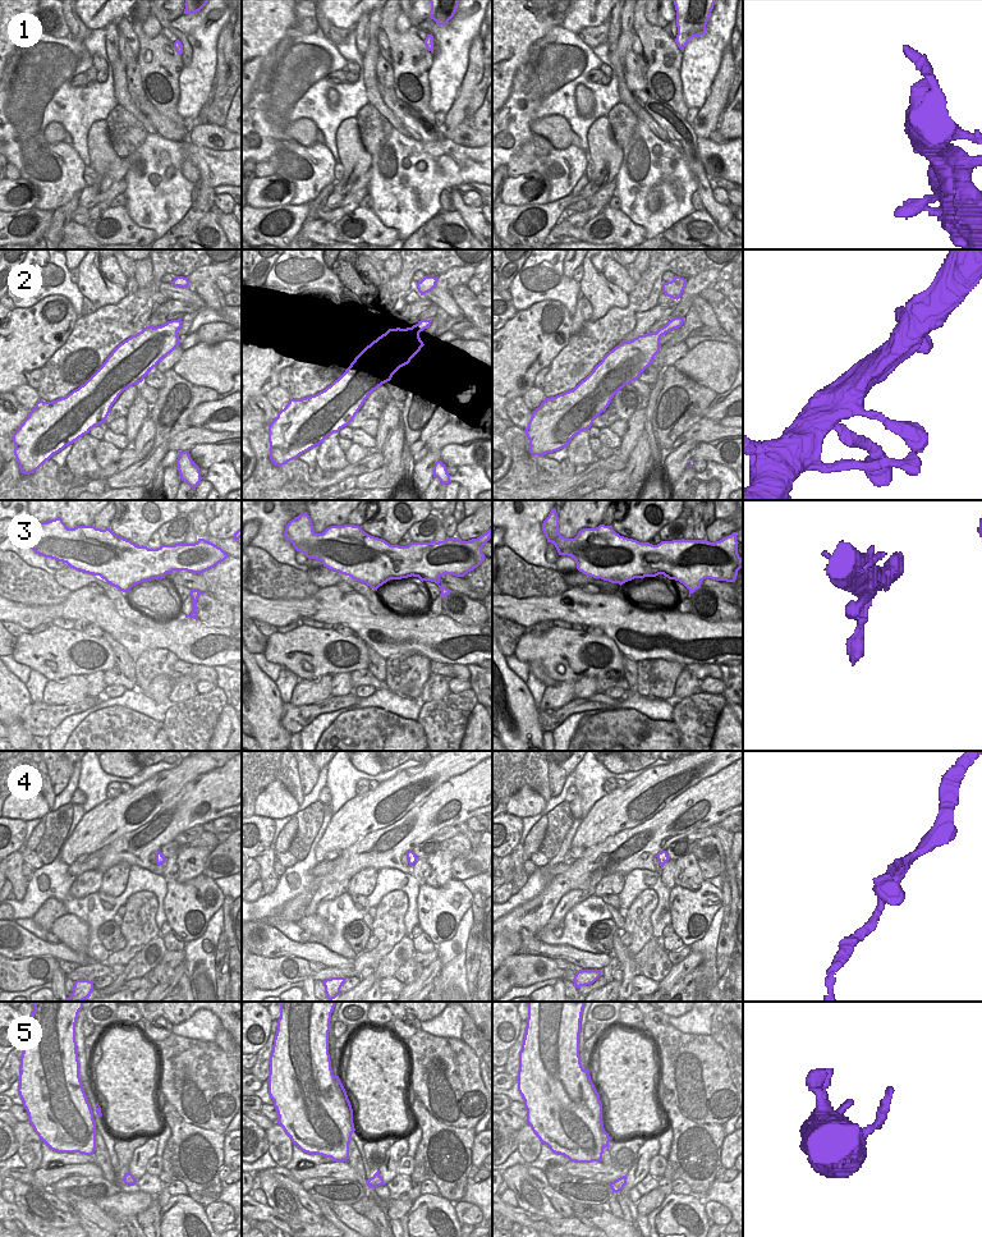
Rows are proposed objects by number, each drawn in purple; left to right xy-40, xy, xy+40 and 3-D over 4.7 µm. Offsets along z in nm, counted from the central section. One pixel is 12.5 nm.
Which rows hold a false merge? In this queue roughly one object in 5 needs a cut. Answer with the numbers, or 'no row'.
no row

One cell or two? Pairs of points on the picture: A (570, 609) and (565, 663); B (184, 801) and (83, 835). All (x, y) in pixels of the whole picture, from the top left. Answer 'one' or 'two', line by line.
A: two
B: two

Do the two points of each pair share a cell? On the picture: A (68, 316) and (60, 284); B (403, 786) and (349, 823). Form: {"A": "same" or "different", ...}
{"A": "different", "B": "same"}

